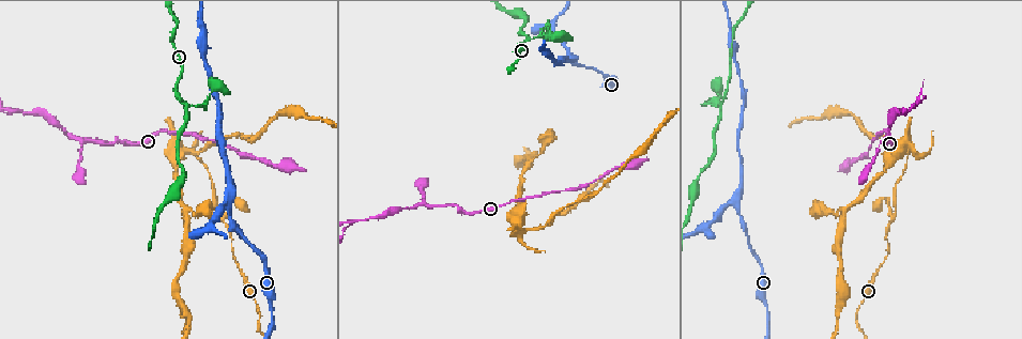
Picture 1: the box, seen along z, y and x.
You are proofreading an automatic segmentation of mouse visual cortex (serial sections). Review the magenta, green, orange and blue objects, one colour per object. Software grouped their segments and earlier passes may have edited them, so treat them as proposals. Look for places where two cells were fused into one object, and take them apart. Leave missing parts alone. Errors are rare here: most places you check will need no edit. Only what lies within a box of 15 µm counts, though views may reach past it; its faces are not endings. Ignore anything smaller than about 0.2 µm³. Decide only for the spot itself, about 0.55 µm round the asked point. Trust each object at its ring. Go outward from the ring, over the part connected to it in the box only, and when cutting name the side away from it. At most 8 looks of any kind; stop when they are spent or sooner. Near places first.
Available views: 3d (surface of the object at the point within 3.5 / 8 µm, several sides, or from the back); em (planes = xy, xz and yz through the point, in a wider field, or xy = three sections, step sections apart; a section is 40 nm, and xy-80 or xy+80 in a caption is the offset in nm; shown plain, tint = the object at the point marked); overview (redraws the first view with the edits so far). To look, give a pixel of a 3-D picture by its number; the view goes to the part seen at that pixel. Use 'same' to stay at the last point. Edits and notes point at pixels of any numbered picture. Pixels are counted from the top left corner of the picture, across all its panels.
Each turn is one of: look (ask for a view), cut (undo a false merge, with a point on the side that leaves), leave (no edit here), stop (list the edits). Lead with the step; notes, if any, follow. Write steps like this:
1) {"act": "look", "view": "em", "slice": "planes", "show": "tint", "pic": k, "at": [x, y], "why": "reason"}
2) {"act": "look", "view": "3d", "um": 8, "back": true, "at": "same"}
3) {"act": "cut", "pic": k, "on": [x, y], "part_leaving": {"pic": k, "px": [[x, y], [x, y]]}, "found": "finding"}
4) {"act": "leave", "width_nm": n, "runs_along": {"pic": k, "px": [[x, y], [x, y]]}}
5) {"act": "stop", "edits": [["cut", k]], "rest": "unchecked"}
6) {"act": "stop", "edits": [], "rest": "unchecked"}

{"act": "look", "view": "3d", "um": 8, "pic": 1, "at": [908, 156], "why": "three arms meet"}

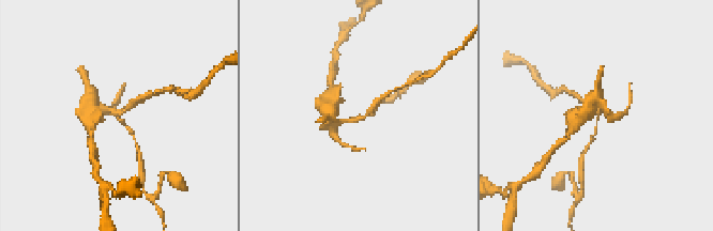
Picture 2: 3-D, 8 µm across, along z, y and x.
{"act": "look", "view": "3d", "um": 3.5, "pic": 2, "at": [116, 114], "why": "zoom in"}

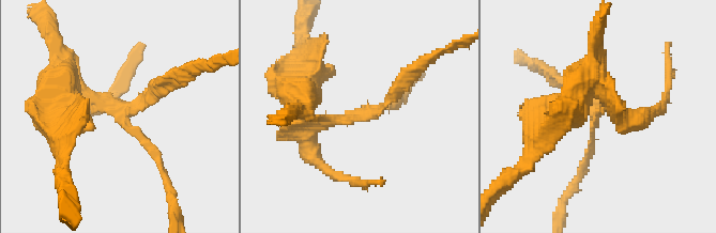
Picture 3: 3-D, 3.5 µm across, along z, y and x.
{"act": "look", "view": "em", "slice": "xy", "step": 3, "show": "tint", "pic": 3, "at": [365, 113], "arms": 3, "arm_widths_nm": [150, 200, 200]}

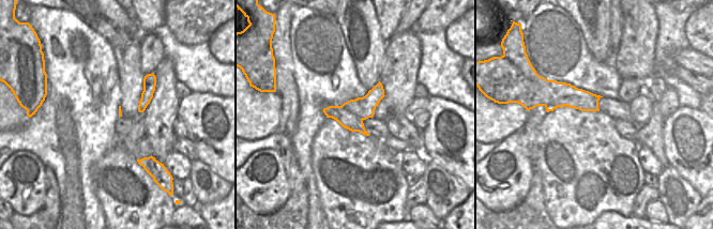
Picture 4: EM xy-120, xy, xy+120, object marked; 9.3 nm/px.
{"act": "cut", "pic": 3, "on": [62, 88], "width_nm": 260, "part_leaving": {"pic": 3, "px": [[599, 111], [608, 98], [589, 89], [567, 114]]}, "found": "a second cell is stuck on"}

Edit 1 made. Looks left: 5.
{"act": "look", "view": "overview", "why": "redraw"}

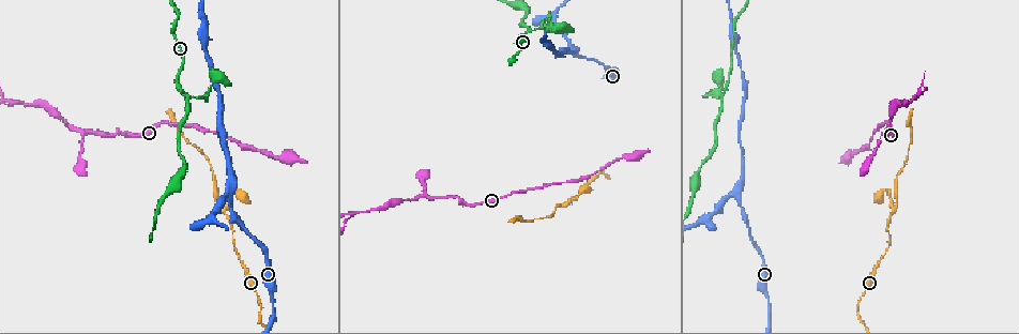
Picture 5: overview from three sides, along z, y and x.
{"act": "look", "view": "3d", "um": 3.5, "pic": 5, "at": [356, 213]}

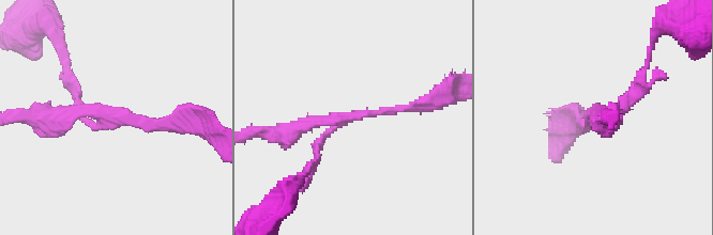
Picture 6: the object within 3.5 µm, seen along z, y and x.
{"act": "look", "view": "em", "slice": "xy", "step": 3, "show": "tint", "pic": 6, "at": [109, 118]}

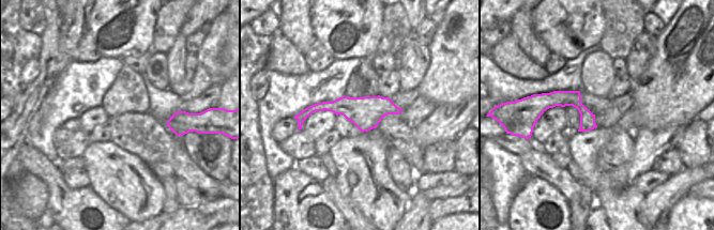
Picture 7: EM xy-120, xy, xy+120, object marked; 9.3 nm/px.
{"act": "leave", "runs_along": {"pic": 6, "px": [[420, 106], [354, 113], [321, 138], [318, 157]]}, "found": "continuous, no second cell"}

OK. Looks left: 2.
{"act": "look", "view": "3d", "um": 3.5, "pic": 5, "at": [720, 96], "why": "a fork"}

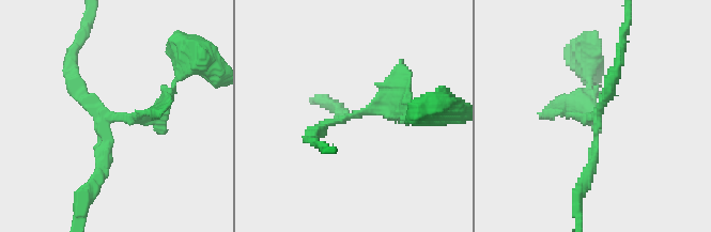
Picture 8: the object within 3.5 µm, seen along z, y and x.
{"act": "look", "view": "em", "slice": "xy", "step": 3, "show": "tint", "pic": 8, "at": [98, 114]}

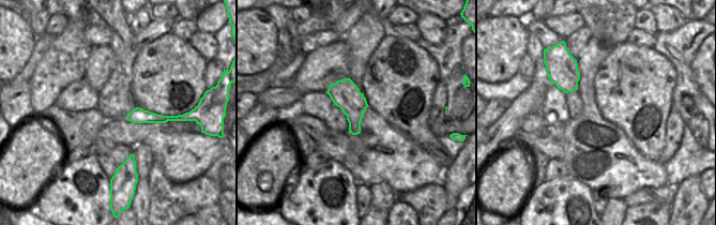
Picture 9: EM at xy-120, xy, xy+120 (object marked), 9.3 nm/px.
{"act": "leave", "runs_along": {"pic": 9, "px": [[130, 117], [171, 118]]}, "found": "continuous, no second cell"}

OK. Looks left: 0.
{"act": "stop", "edits": [["cut", 3]], "rest": "unchecked"}

